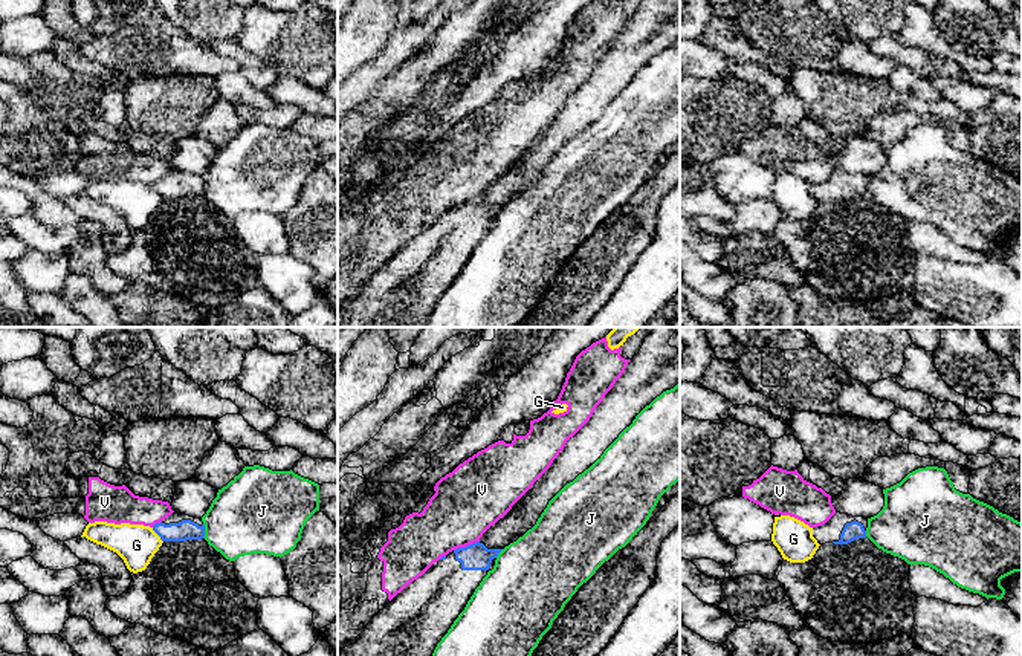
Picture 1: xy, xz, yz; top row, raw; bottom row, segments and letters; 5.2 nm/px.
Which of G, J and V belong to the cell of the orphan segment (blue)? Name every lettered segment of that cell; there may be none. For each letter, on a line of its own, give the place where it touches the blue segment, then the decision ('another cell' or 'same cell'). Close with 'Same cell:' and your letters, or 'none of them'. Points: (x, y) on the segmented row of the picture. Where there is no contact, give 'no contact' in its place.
G: contact xy (158, 534); another cell
J: contact xy (203, 531); another cell
V: contact xz (466, 546); another cell
Same cell: none of them

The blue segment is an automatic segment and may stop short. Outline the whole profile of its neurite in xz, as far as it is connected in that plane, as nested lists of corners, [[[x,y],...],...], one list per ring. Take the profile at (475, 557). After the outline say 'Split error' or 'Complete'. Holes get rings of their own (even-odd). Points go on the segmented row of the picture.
[[[477,541],[441,557],[338,656],[432,656],[501,550]]]. Split error

